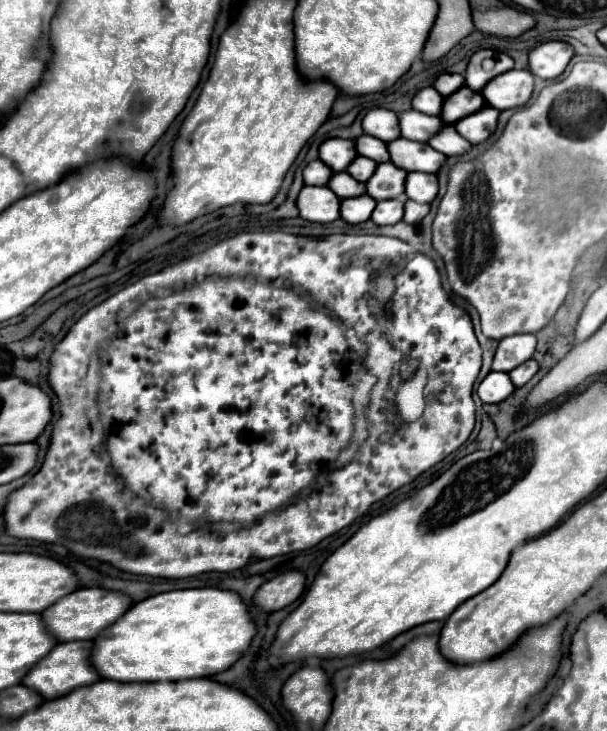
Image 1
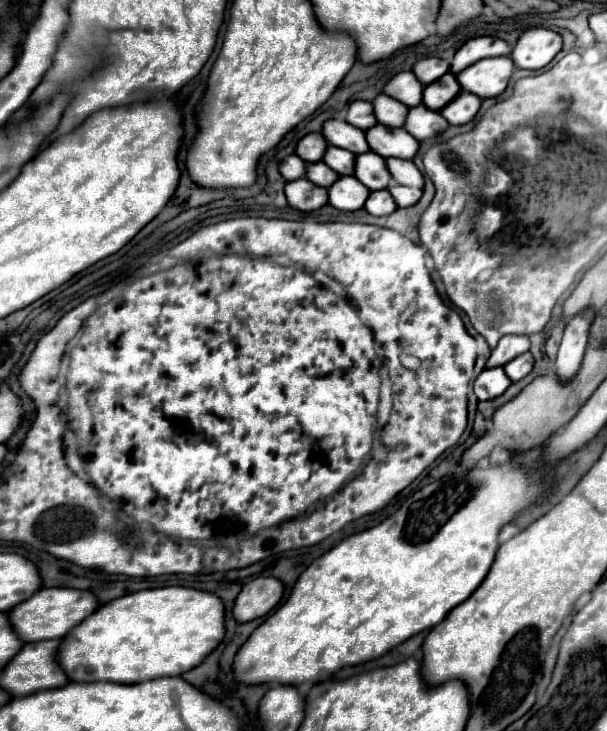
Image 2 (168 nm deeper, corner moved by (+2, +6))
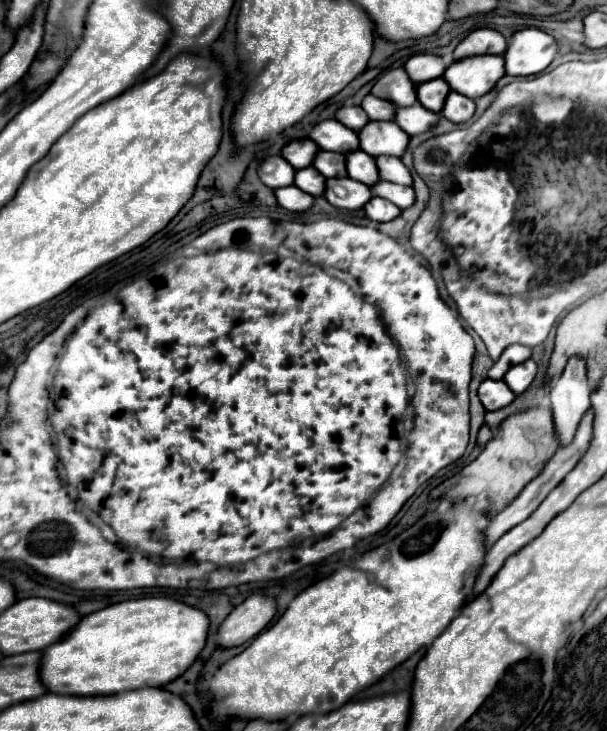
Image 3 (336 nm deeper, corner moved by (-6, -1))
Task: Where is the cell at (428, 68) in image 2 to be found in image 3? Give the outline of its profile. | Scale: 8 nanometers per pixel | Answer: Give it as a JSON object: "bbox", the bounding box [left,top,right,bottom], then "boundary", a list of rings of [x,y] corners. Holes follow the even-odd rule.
{"bbox":[404,54,446,84],"boundary":[[[416,54],[404,64],[404,70],[408,72],[408,76],[414,84],[440,78],[444,68],[446,68],[444,60],[440,56],[434,56],[434,54]]]}

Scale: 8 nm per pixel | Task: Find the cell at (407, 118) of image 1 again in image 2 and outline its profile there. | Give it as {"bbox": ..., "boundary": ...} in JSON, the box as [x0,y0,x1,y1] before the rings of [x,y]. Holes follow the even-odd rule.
{"bbox":[374,95,408,129],"boundary":[[[378,95],[374,99],[374,111],[376,111],[376,119],[378,123],[390,127],[390,129],[396,129],[396,127],[404,127],[406,123],[406,117],[408,117],[408,107],[388,95]]]}

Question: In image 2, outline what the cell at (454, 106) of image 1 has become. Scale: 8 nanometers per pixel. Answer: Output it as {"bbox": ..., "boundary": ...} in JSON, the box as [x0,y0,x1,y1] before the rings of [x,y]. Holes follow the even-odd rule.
{"bbox":[424,73,462,111],"boundary":[[[446,73],[444,77],[440,77],[440,81],[424,89],[424,105],[428,105],[428,109],[432,111],[442,111],[452,99],[458,97],[458,93],[462,93],[460,83],[452,73]]]}

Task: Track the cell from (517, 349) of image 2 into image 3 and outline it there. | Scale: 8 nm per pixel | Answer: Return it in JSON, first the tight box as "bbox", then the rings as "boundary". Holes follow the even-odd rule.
{"bbox":[488,346,530,380],"boundary":[[[512,346],[512,348],[506,348],[506,352],[502,352],[502,356],[498,358],[498,362],[490,368],[488,372],[488,378],[492,380],[502,380],[504,372],[508,372],[508,368],[524,362],[530,358],[530,348],[524,348],[524,346]]]}

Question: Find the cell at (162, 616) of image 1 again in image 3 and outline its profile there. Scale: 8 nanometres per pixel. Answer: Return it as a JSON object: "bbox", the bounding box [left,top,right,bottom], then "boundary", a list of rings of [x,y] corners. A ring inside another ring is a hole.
{"bbox":[40,598,208,696],"boundary":[[[170,598],[124,600],[80,618],[80,624],[62,636],[56,644],[42,650],[40,680],[52,694],[68,696],[110,696],[144,686],[160,688],[178,678],[200,654],[206,644],[208,616],[202,610]]]}

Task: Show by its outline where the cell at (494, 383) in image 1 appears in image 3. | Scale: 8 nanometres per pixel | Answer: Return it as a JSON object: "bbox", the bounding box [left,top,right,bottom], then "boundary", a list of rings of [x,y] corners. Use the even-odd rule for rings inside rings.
{"bbox":[478,380,514,410],"boundary":[[[484,380],[478,388],[480,402],[486,410],[500,410],[514,400],[514,392],[506,386],[504,380]]]}

